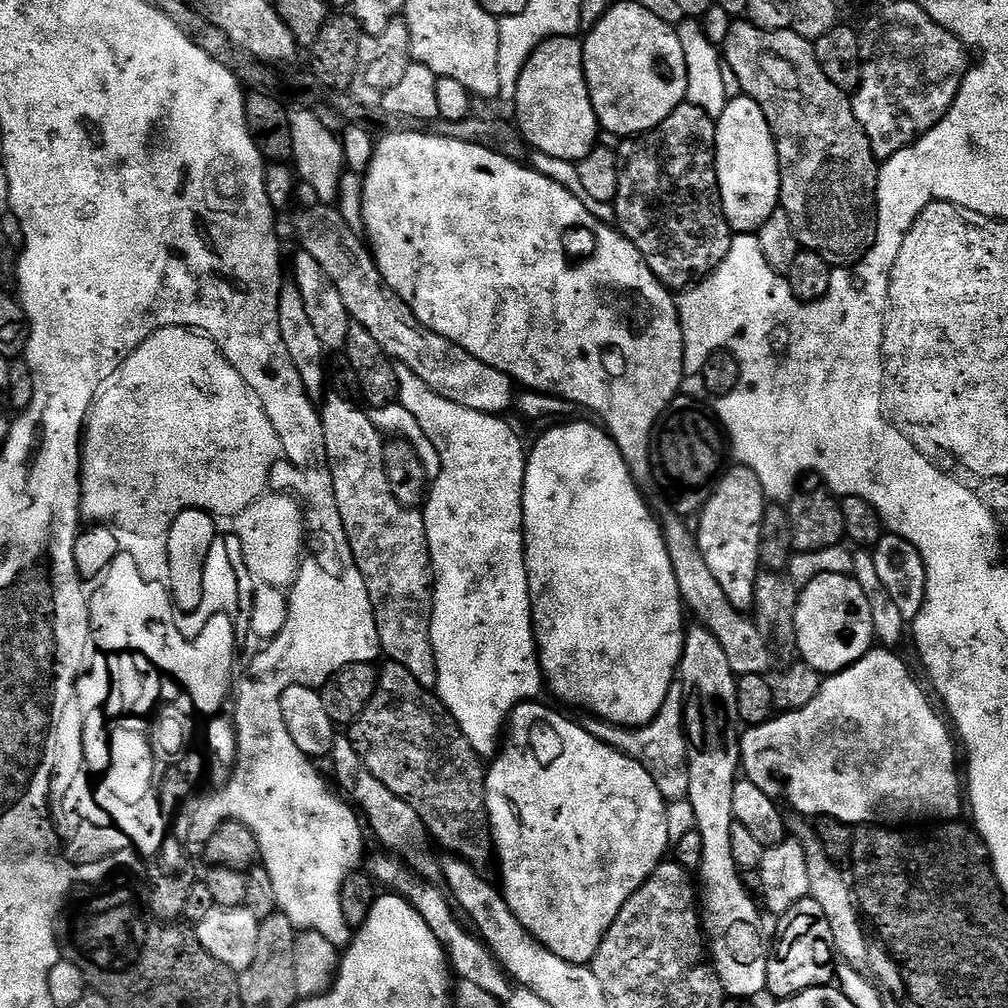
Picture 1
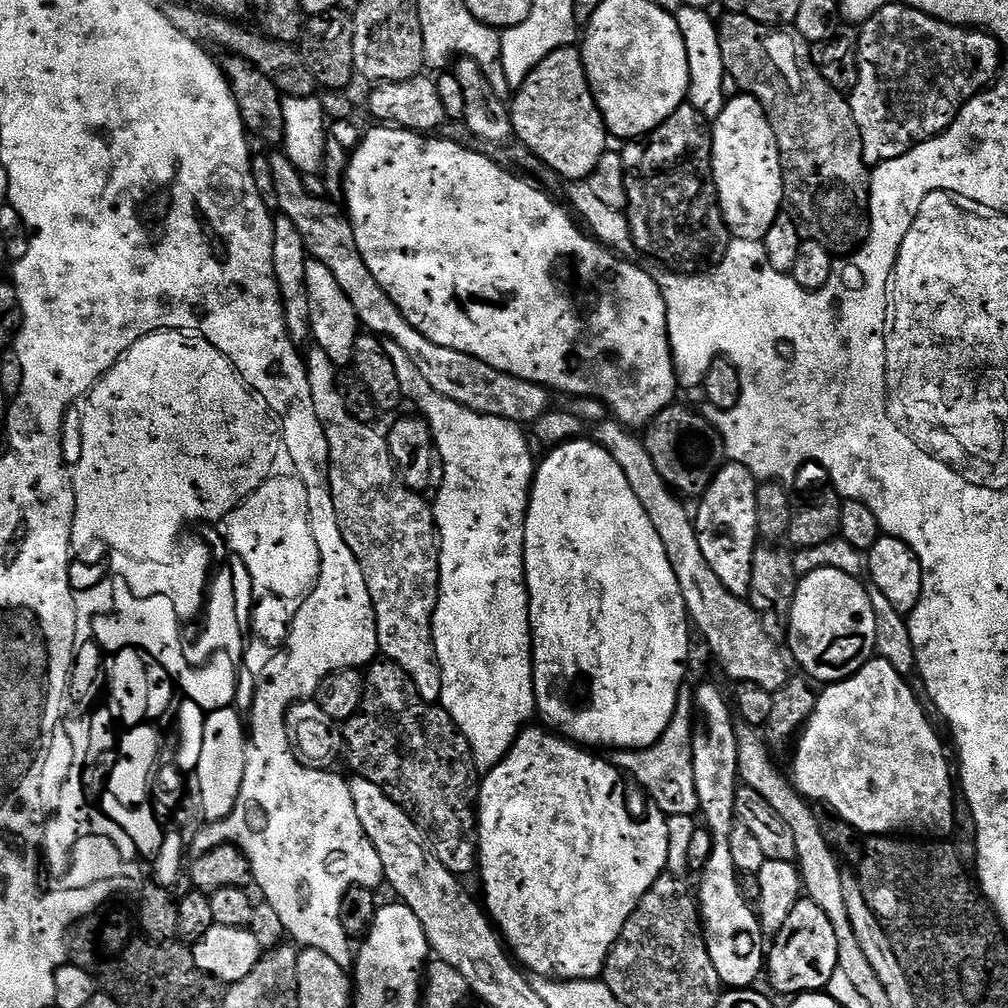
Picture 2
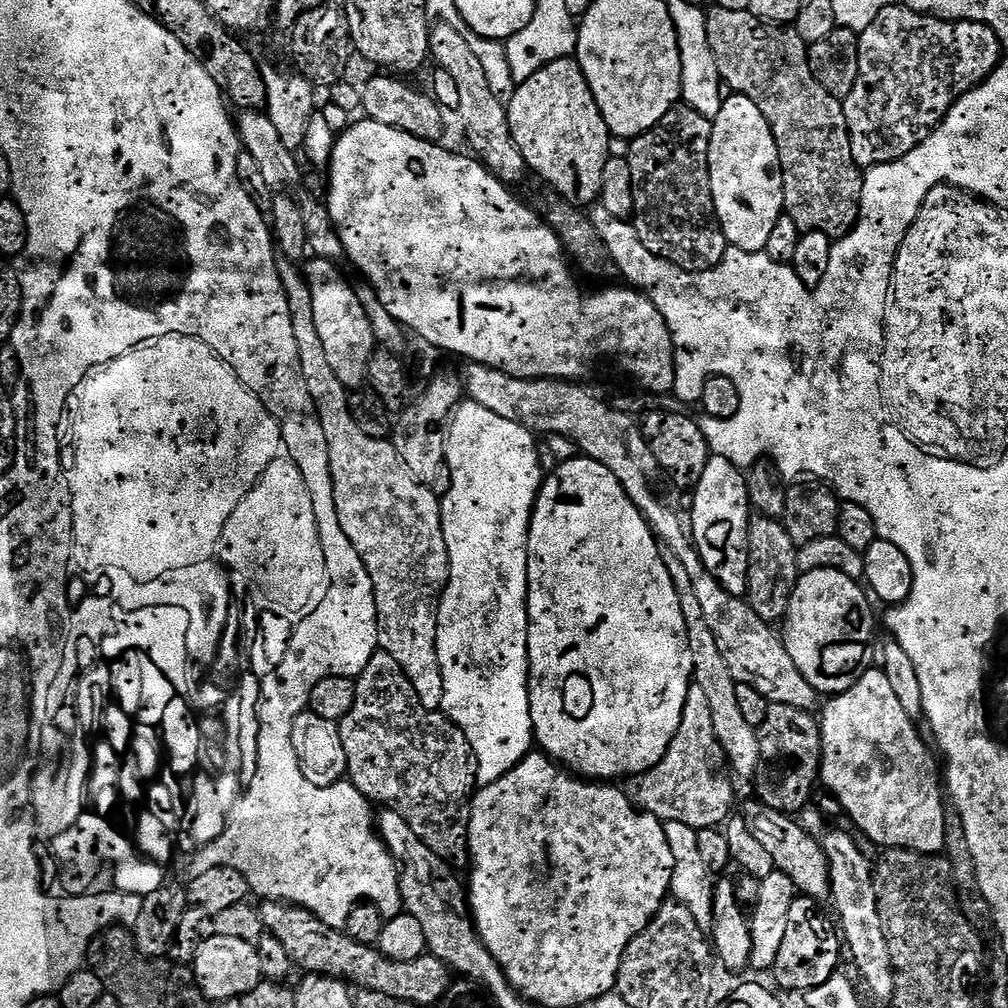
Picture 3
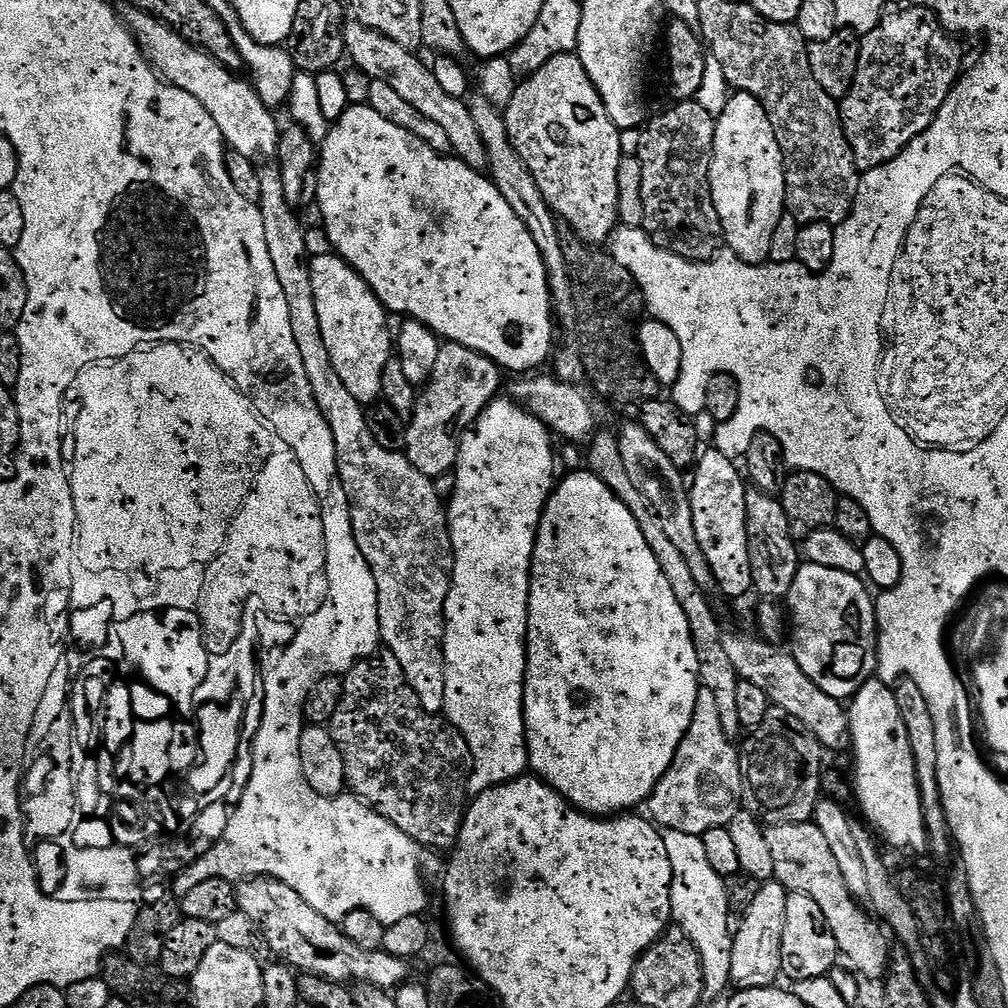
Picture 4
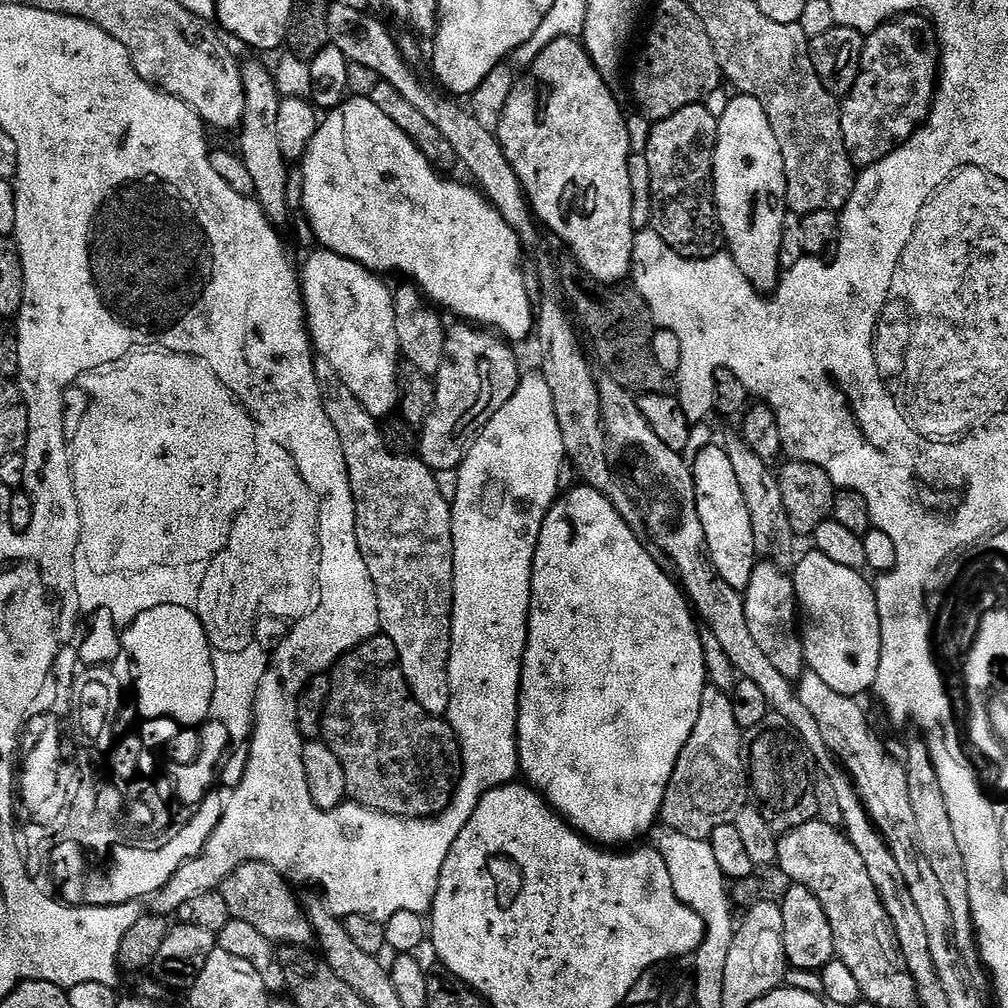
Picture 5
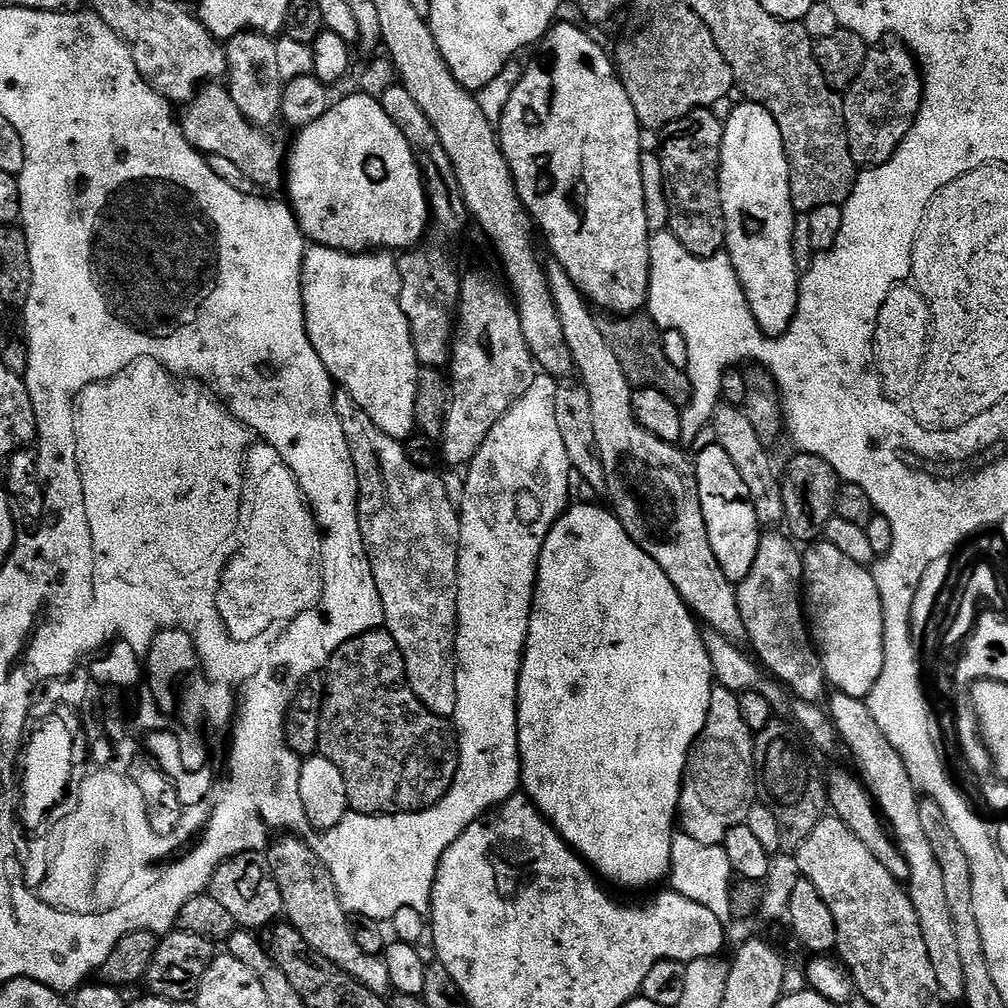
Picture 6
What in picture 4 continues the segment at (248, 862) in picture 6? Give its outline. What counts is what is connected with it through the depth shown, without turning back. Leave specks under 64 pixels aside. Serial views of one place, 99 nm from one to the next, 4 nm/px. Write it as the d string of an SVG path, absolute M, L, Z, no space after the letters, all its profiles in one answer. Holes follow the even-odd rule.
M250 876L239 881L236 884L236 907L258 926L267 951L273 952L276 955L273 957L279 958L297 973L322 976L333 982L353 980L389 990L409 983L409 961L405 957L395 956L386 950L371 952L362 950L362 946L354 946L337 921L318 914L318 910L303 900L298 890L290 890L286 882L275 880L272 876Z

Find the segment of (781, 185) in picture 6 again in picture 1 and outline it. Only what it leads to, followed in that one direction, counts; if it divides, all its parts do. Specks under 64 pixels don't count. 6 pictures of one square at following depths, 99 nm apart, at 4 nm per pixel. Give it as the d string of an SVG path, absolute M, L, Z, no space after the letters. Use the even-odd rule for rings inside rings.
M740 95L736 100L729 100L720 118L716 120L716 181L720 187L720 201L724 207L724 216L728 220L730 227L732 227L733 233L759 233L760 228L766 222L766 218L770 218L770 214L774 214L780 208L780 163L778 162L776 143L772 137L770 126L766 122L766 114L762 114L762 106L758 106L758 102L754 102L748 96Z

